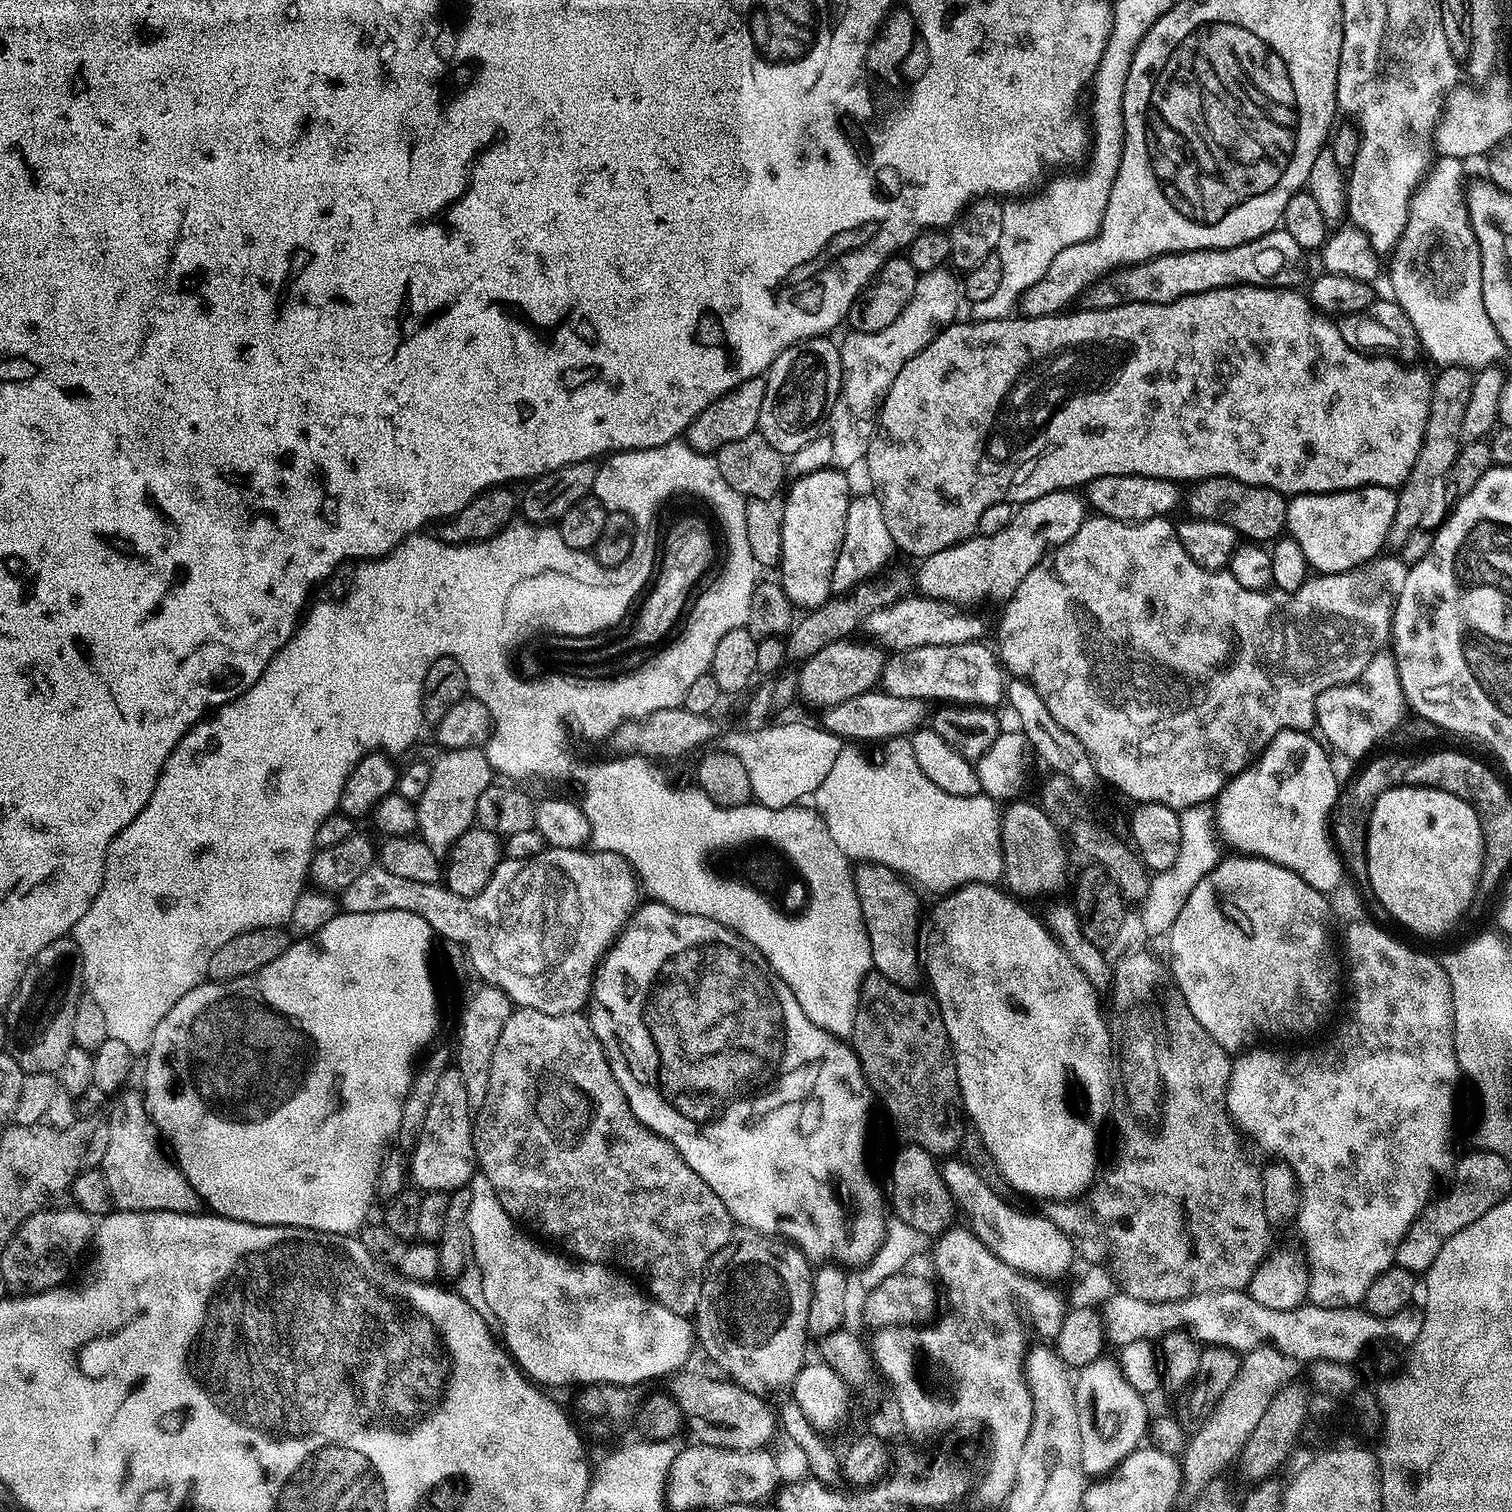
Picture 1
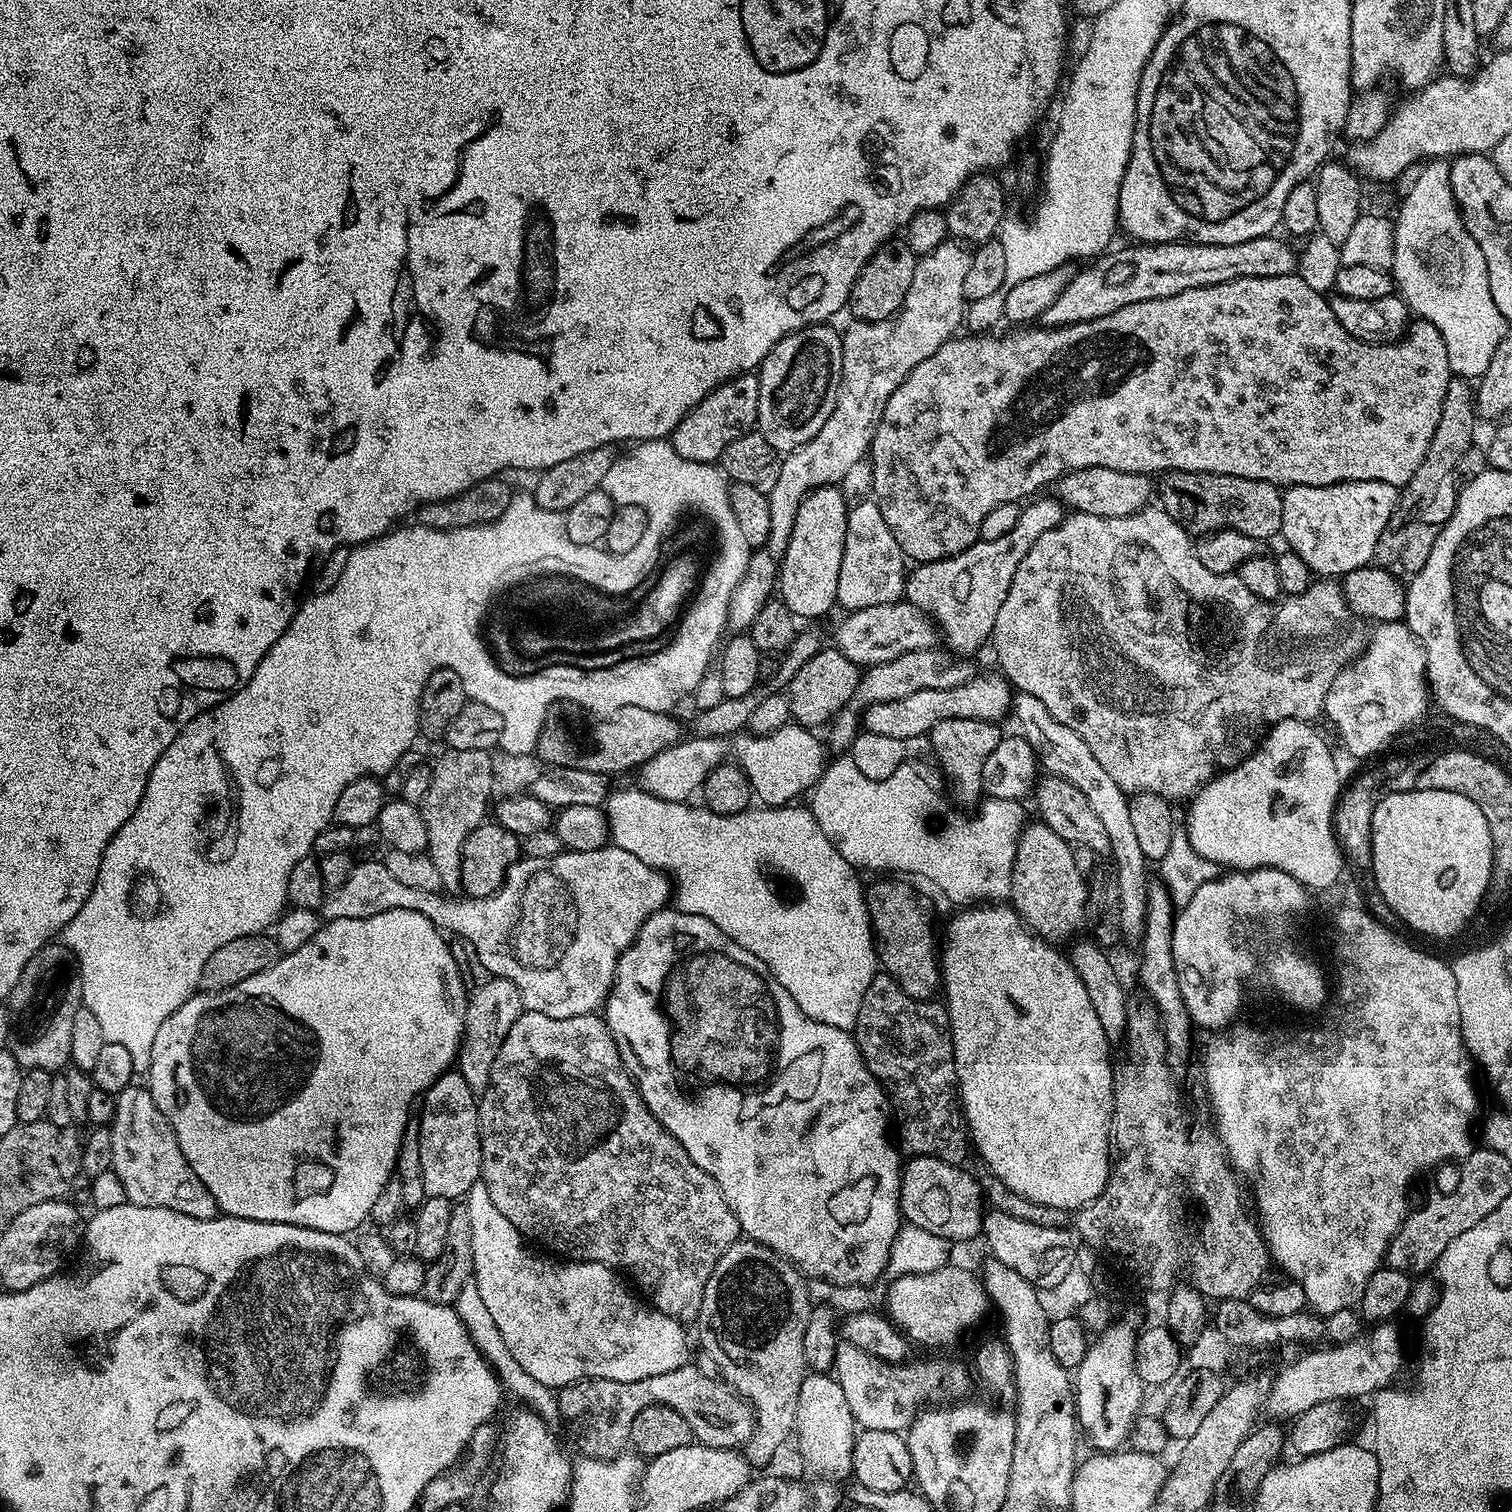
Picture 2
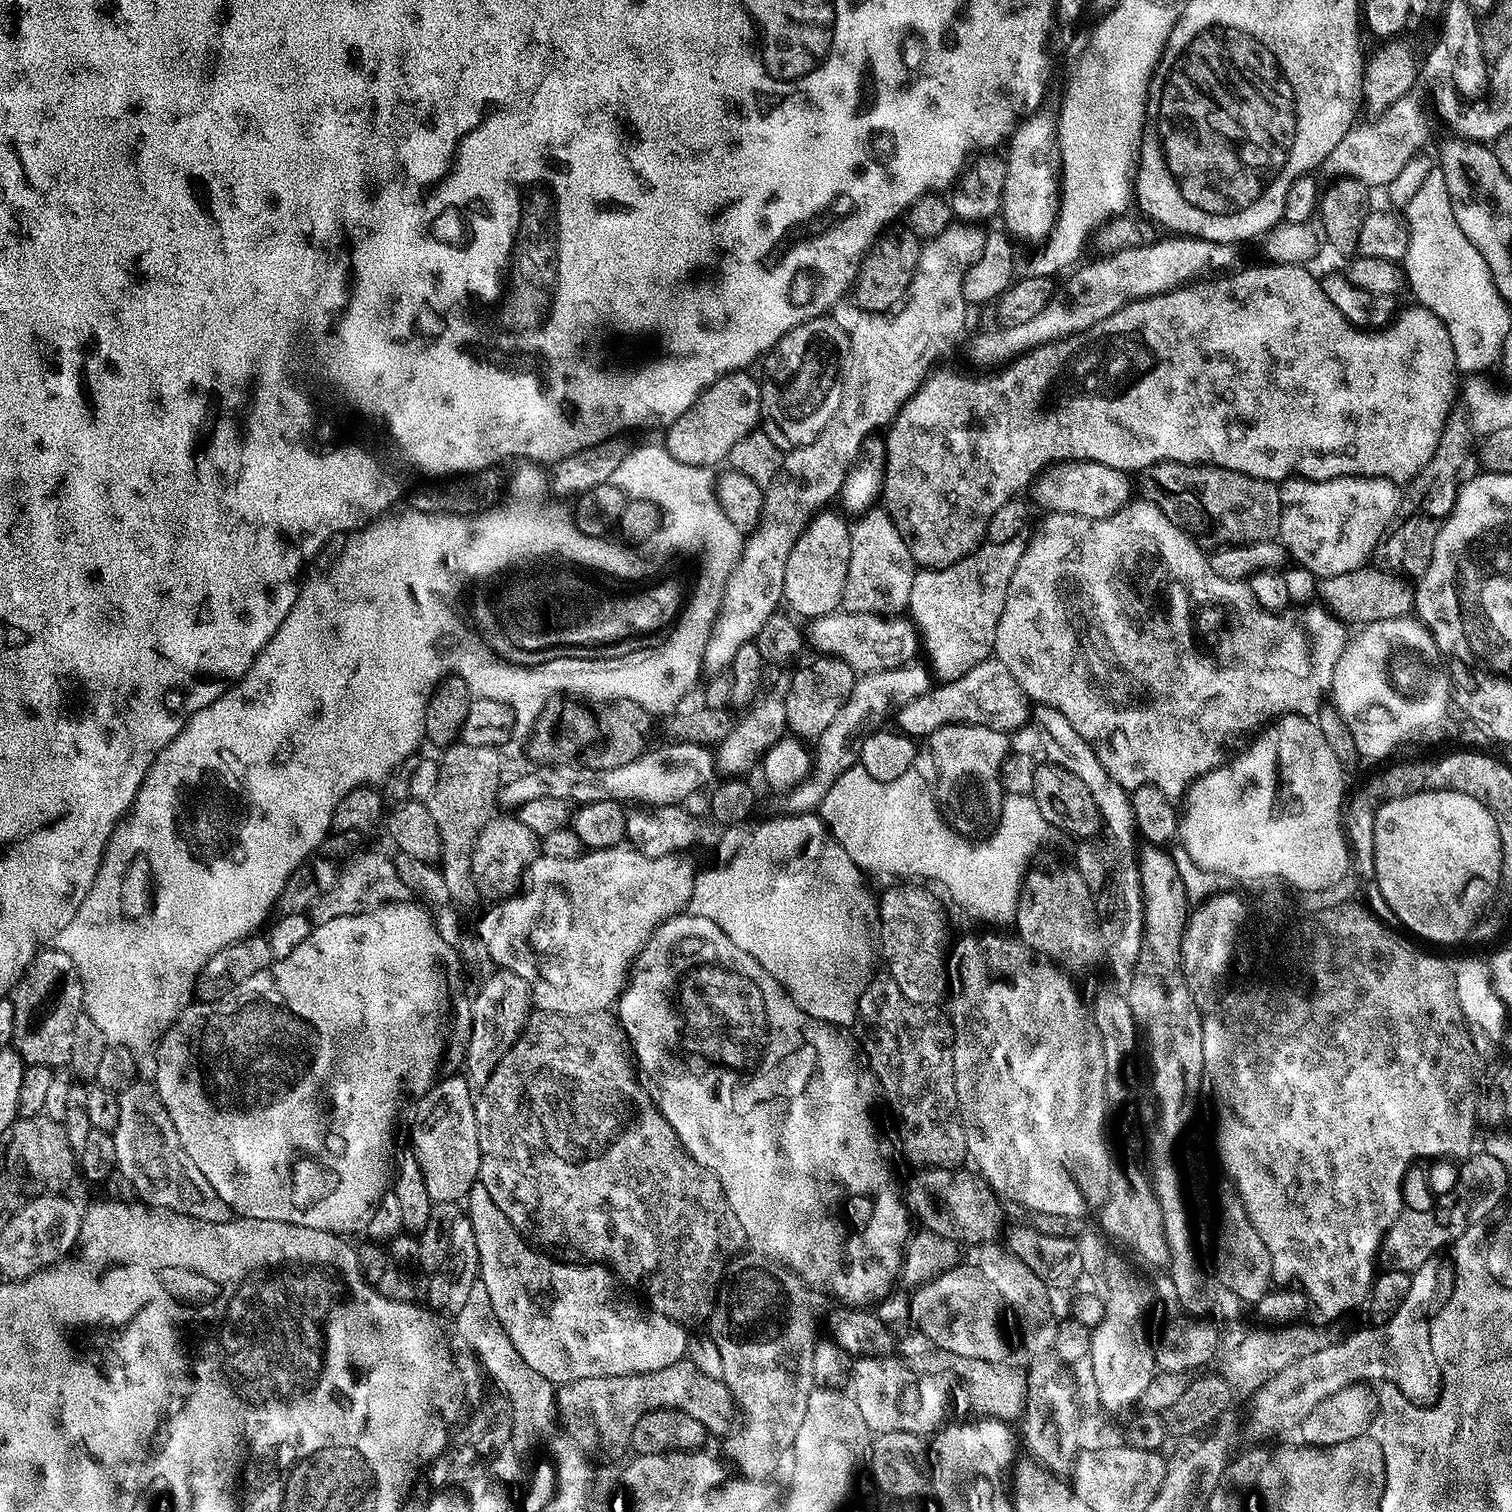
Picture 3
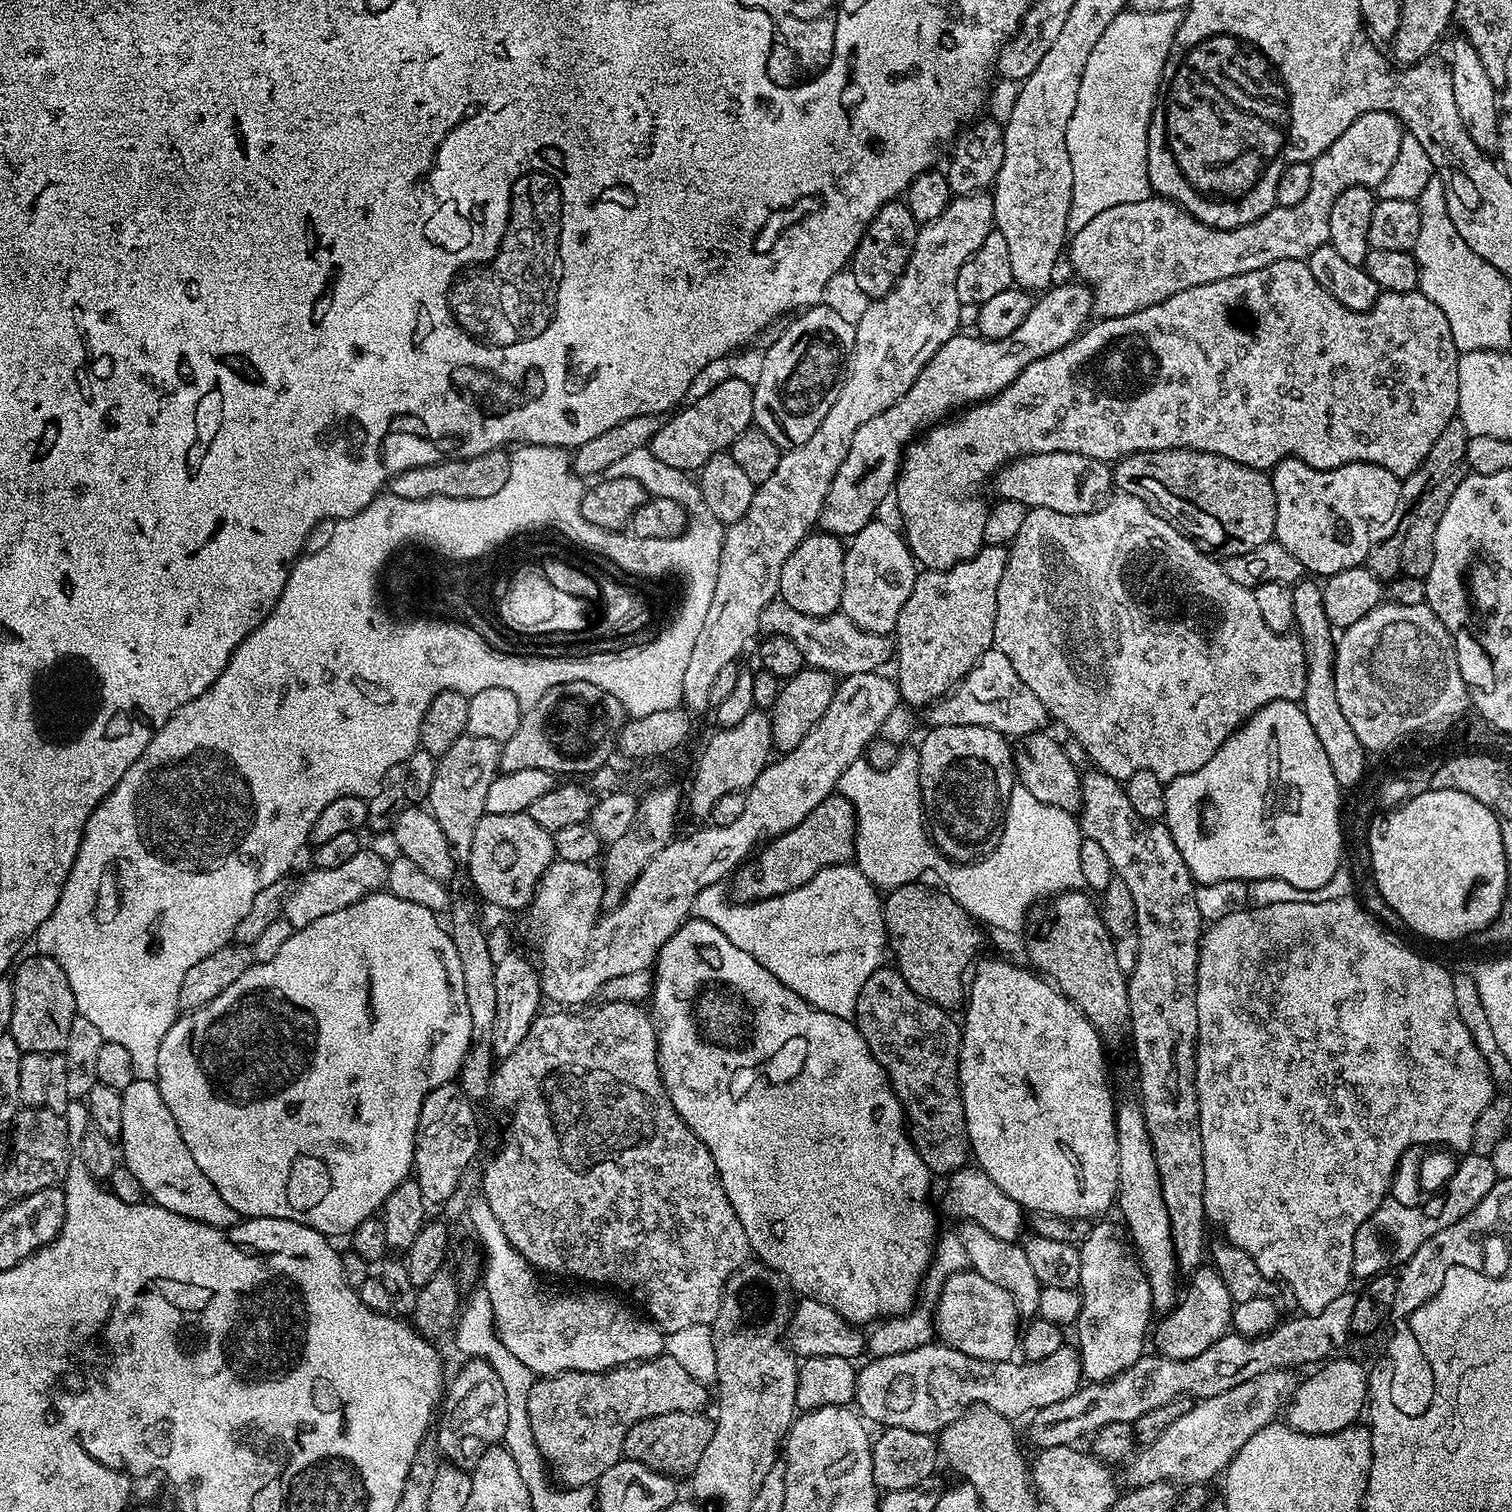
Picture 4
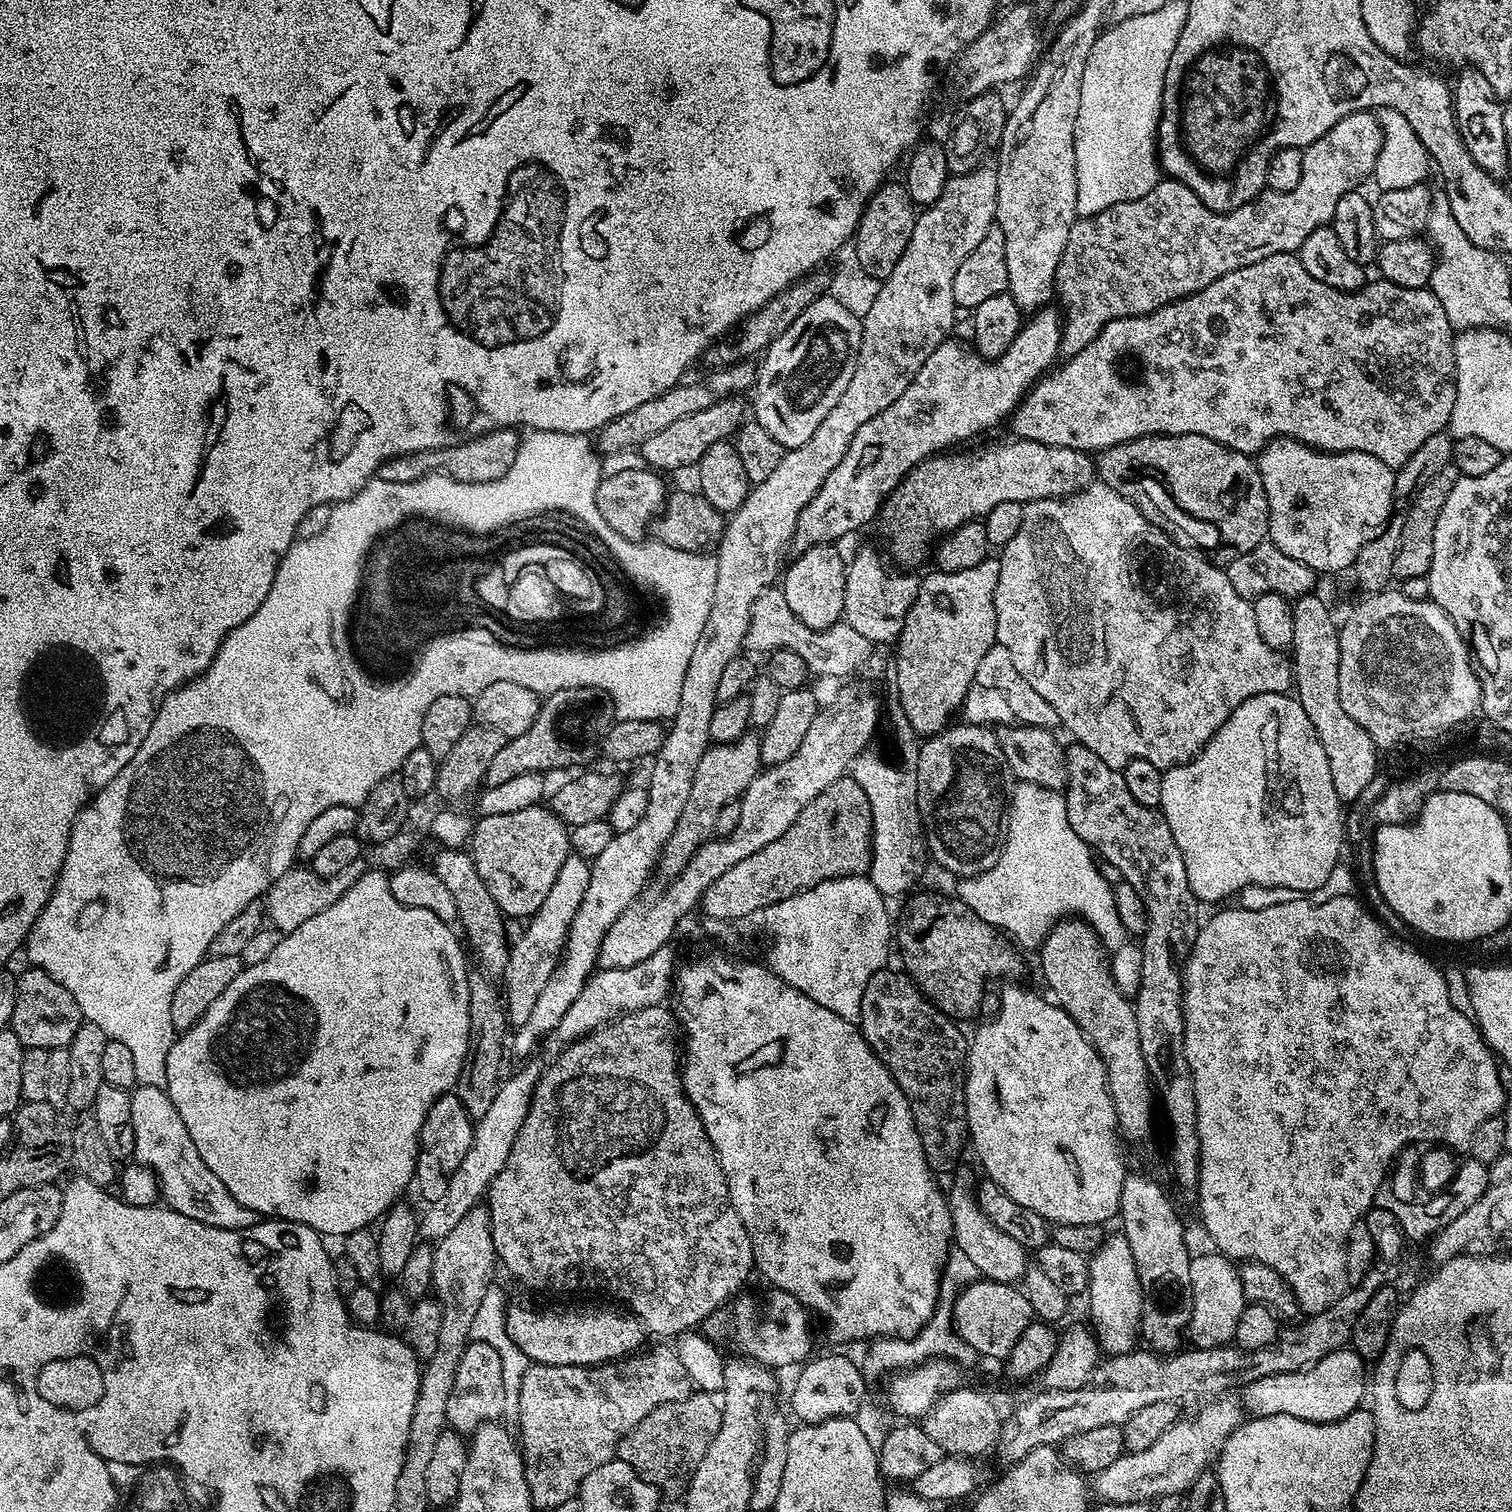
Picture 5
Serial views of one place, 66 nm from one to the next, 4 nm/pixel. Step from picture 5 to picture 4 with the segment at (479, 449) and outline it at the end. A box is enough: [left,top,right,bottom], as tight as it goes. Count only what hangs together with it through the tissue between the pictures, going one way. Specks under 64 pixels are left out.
[390,448,512,500]

